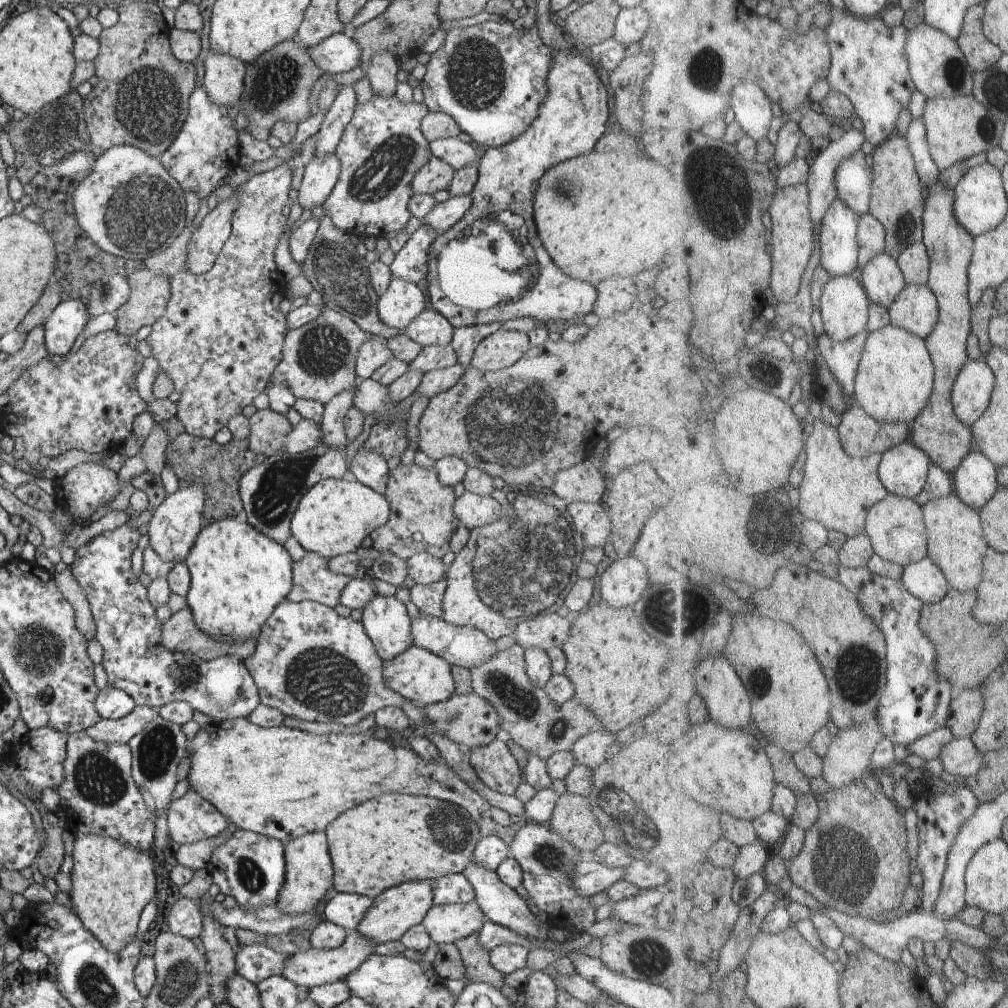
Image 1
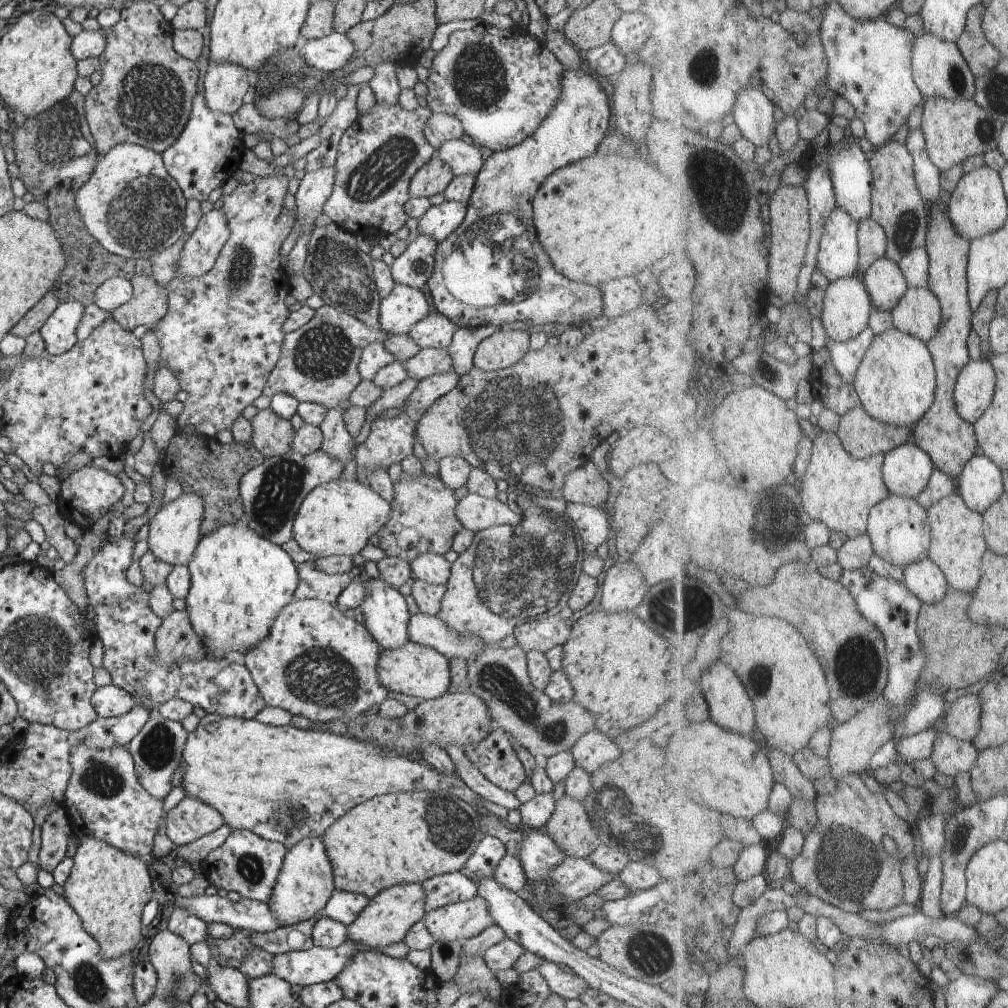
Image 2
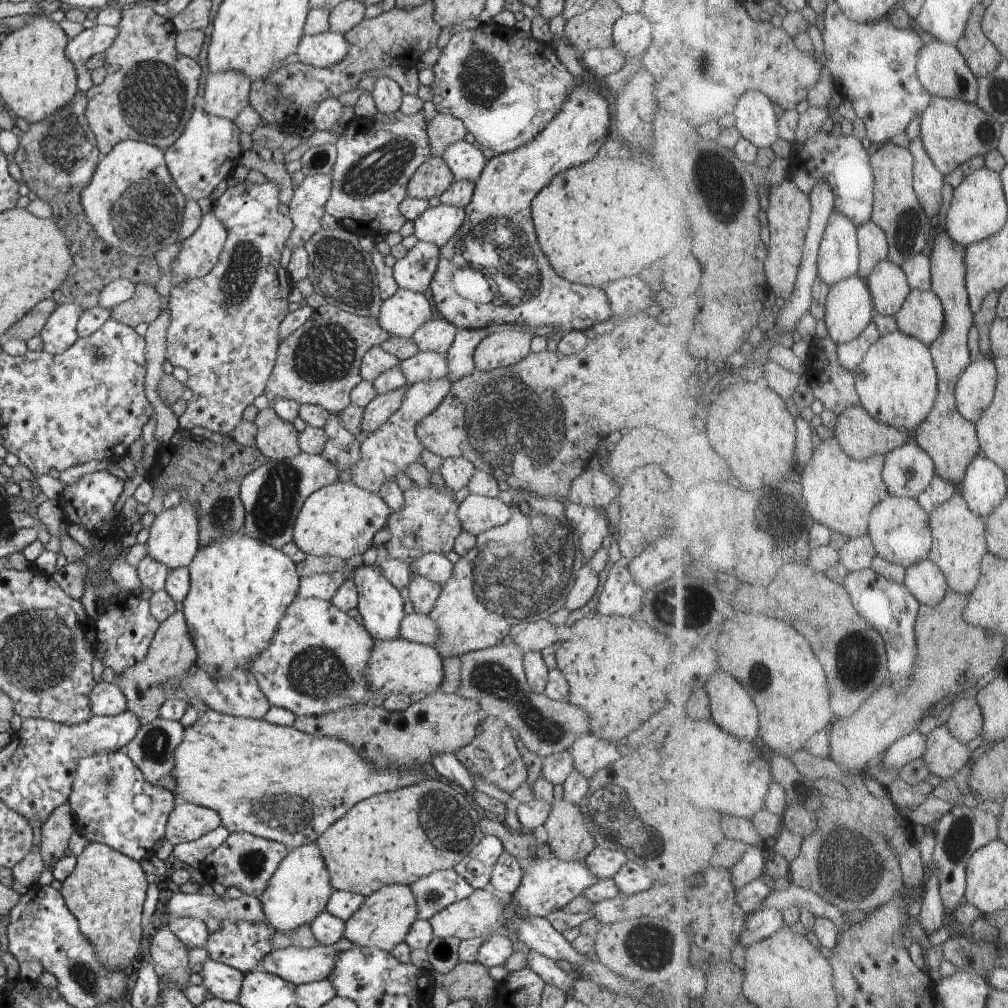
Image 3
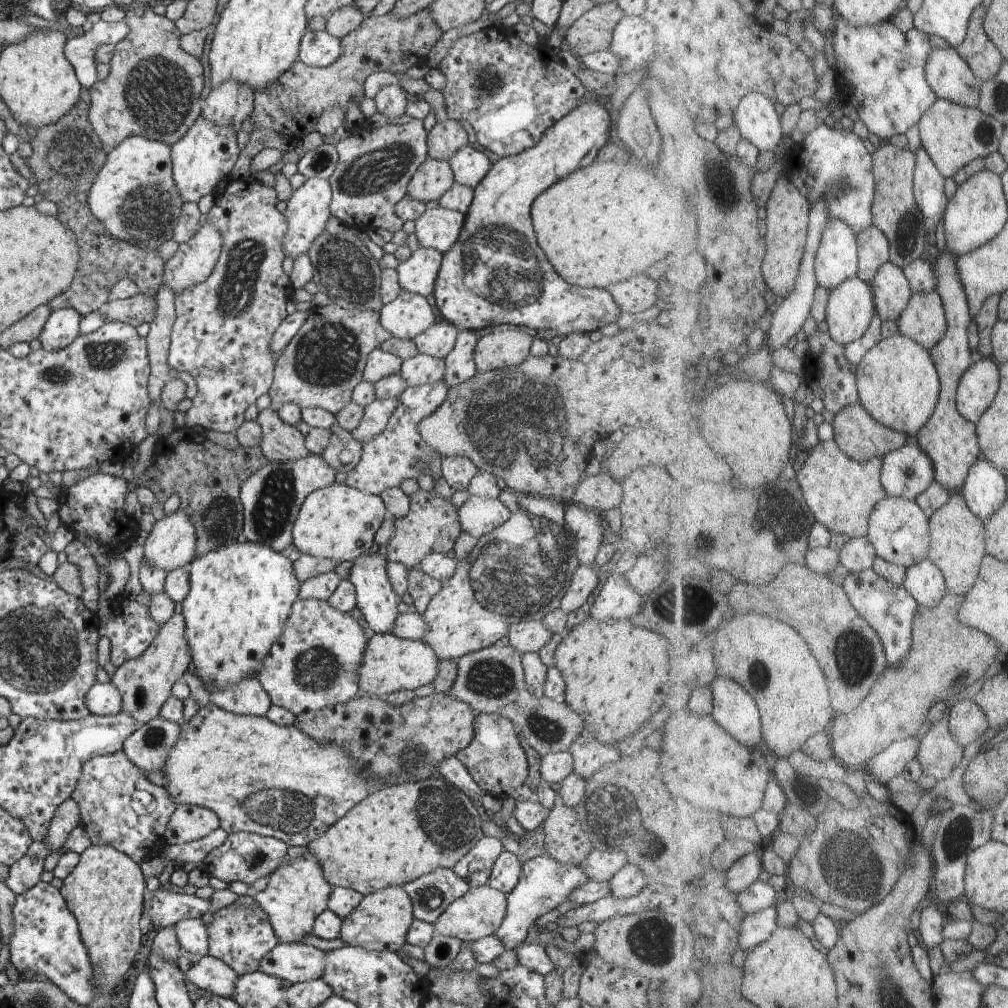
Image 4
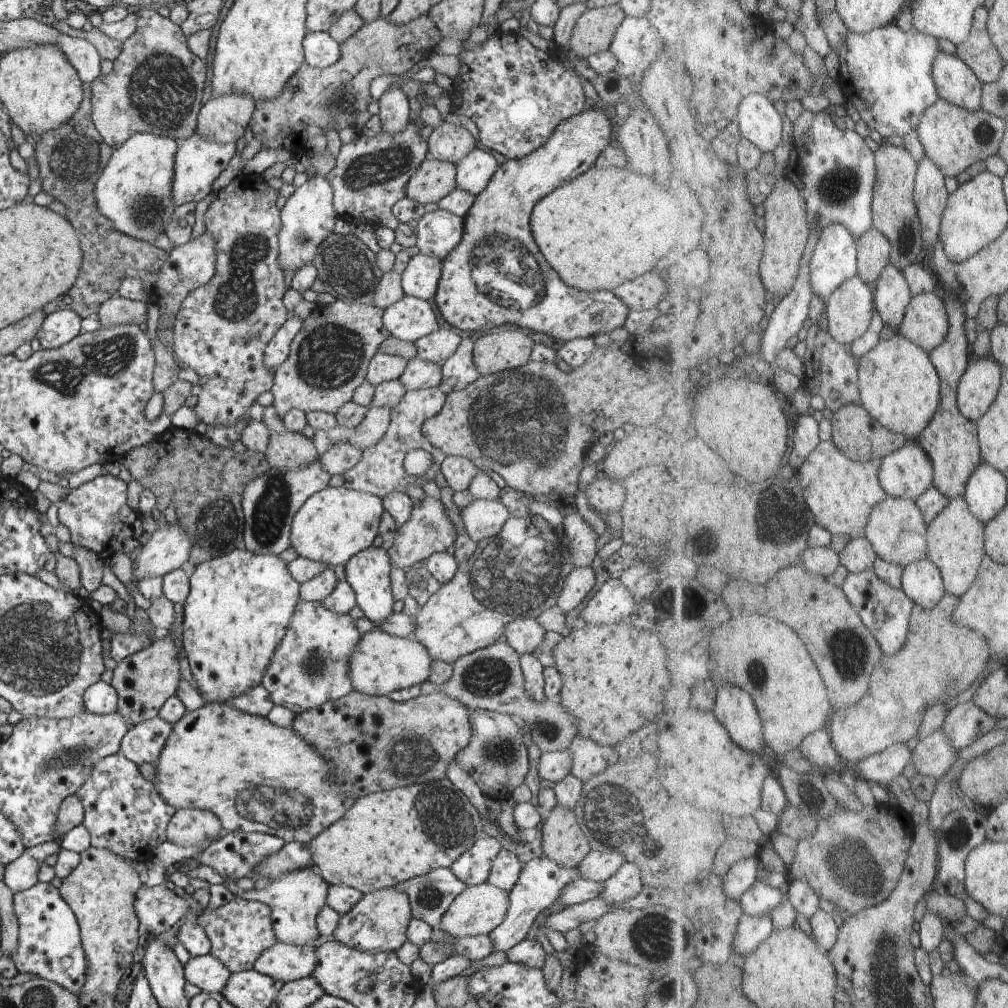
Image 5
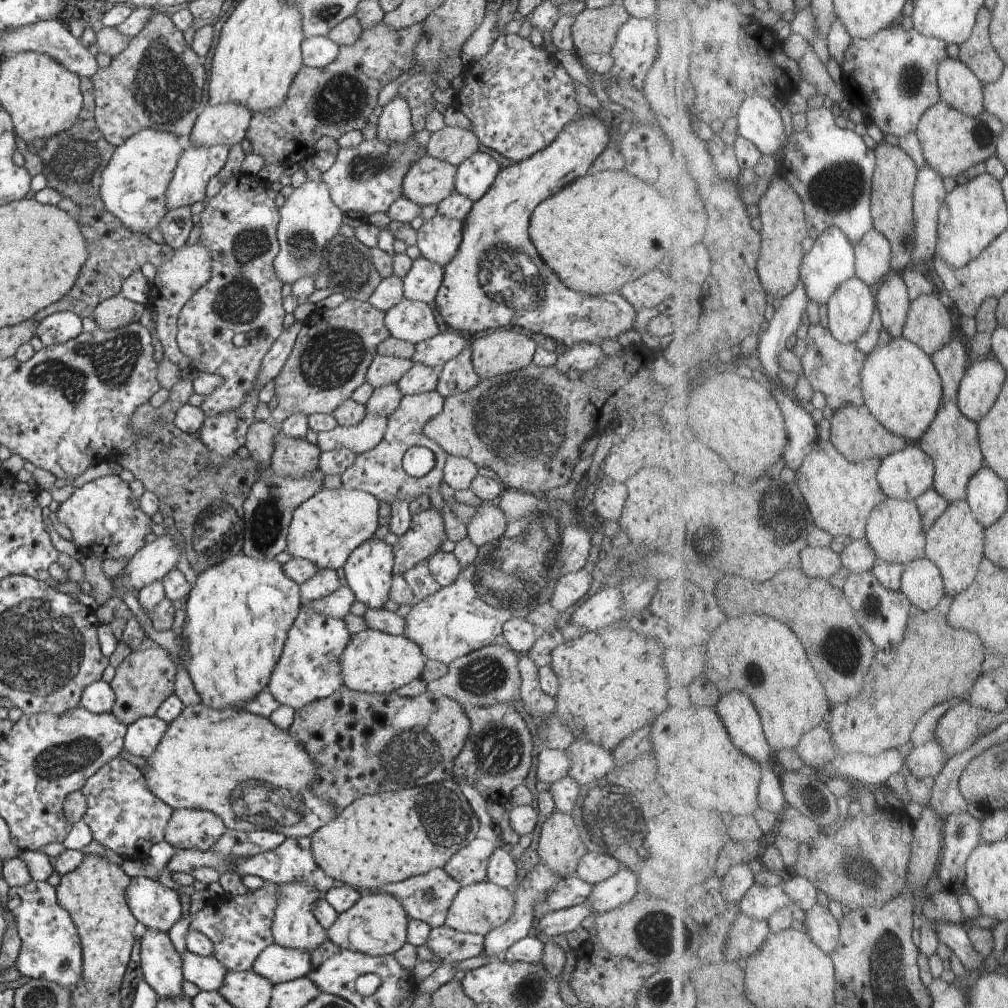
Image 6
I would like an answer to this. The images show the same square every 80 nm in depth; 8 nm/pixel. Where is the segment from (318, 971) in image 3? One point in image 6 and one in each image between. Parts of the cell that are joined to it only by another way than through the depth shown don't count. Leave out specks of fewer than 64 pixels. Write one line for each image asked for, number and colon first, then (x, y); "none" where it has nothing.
4: (294, 963)
5: (282, 962)
6: (278, 964)

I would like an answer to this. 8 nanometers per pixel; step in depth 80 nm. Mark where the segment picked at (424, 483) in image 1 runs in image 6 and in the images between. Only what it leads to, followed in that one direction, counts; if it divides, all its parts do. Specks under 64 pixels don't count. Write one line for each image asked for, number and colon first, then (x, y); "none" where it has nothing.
2: (423, 519)
3: (428, 523)
4: (432, 525)
5: (429, 530)
6: (427, 530)

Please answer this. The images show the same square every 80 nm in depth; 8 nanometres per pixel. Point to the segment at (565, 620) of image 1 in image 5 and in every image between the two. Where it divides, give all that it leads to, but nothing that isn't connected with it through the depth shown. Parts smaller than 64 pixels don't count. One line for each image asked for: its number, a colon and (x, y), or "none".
2: (543, 634)
3: (537, 636)
4: (527, 636)
5: (525, 635)

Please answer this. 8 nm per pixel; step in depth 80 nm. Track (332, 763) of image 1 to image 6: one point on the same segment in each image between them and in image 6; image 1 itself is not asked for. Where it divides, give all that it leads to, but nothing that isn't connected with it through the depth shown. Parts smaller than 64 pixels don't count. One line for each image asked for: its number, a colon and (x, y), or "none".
2: (284, 784)
3: (277, 782)
4: (272, 780)
5: (257, 777)
6: (238, 765)

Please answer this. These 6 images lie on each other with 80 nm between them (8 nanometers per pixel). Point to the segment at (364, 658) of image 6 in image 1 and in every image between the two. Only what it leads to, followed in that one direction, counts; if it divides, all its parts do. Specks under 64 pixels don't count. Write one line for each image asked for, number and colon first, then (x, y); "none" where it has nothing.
1: (418, 674)
2: (414, 669)
3: (397, 665)
4: (390, 664)
5: (380, 663)

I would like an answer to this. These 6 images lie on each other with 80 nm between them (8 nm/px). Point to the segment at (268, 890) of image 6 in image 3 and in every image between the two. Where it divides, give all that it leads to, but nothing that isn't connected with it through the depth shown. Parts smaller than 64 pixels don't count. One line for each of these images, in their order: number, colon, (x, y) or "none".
3: (241, 944)
4: (240, 936)
5: (239, 930)

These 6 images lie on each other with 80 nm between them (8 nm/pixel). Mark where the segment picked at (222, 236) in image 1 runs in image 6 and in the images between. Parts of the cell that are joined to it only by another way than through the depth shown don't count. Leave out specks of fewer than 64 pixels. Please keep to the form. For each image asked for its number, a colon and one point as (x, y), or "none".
2: (201, 249)
3: (199, 253)
4: (195, 260)
5: (189, 266)
6: (176, 280)

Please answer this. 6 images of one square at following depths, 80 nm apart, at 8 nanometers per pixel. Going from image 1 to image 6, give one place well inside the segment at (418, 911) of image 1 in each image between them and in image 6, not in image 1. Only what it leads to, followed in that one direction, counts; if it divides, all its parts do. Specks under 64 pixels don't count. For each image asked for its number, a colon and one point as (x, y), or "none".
2: (389, 915)
3: (383, 921)
4: (381, 921)
5: (378, 922)
6: (376, 925)

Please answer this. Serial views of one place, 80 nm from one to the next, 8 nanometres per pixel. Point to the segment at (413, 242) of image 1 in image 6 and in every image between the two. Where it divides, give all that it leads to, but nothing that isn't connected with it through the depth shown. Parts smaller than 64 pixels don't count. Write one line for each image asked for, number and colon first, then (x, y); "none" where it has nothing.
2: (413, 267)
3: (415, 271)
4: (417, 275)
5: (420, 279)
6: (422, 282)

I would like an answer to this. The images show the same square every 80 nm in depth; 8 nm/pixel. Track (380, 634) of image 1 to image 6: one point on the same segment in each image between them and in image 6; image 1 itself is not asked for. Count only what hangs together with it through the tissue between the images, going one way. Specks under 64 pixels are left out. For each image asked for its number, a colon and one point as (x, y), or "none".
2: (384, 609)
3: (380, 604)
4: (378, 602)
5: (368, 573)
6: (369, 569)

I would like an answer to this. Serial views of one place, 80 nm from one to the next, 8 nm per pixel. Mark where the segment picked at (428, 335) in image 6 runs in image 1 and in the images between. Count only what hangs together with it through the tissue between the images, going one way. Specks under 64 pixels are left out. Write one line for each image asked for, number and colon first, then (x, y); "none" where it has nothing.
1: (403, 301)
2: (405, 306)
3: (403, 313)
4: (404, 318)
5: (411, 318)

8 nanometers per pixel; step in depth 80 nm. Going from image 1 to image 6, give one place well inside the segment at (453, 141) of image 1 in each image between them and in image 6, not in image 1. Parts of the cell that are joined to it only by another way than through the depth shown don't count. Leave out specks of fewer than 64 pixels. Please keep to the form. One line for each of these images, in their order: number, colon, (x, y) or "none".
2: (464, 159)
3: (466, 162)
4: (469, 166)
5: (473, 171)
6: (474, 176)

